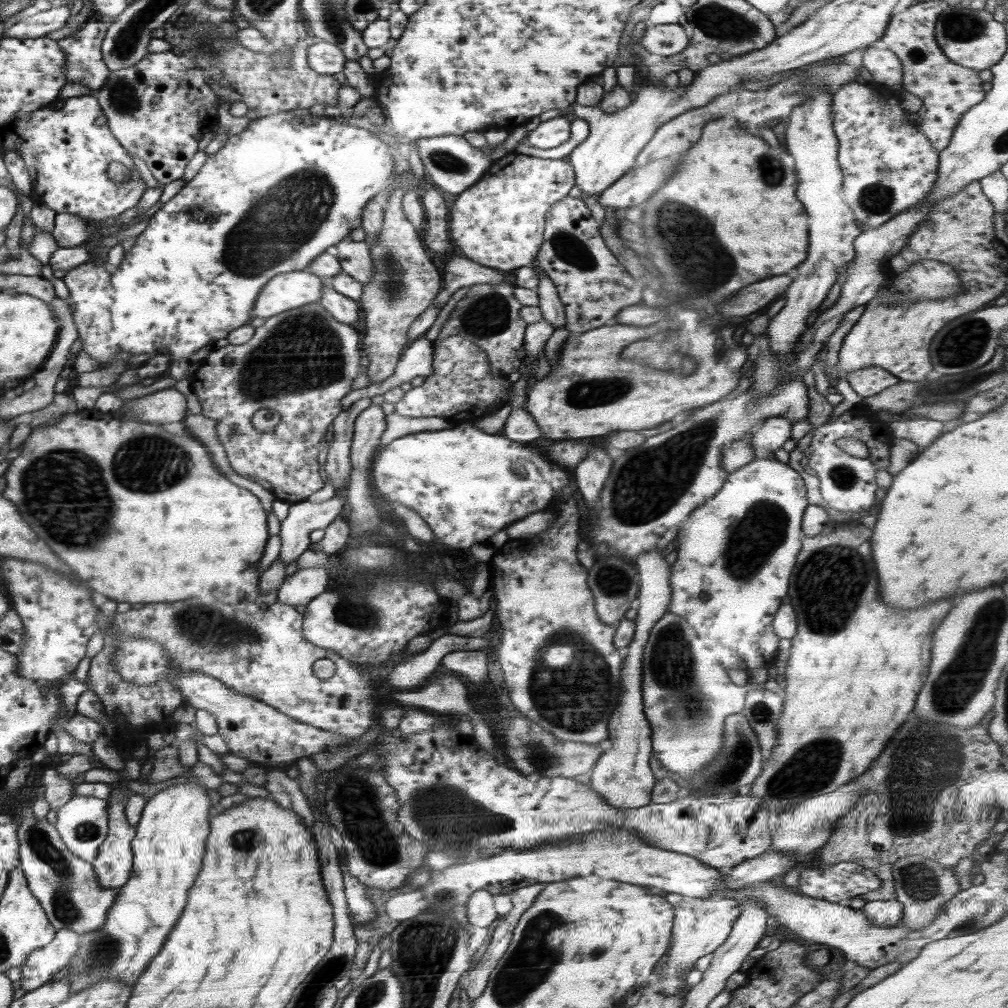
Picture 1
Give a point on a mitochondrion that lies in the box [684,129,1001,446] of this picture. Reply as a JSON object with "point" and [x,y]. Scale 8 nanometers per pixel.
{"point":[957,346]}

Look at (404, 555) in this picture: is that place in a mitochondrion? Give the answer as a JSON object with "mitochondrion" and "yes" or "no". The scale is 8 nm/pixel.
{"mitochondrion":"no"}

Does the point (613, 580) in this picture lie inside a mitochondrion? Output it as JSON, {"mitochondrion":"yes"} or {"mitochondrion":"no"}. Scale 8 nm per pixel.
{"mitochondrion":"yes"}

